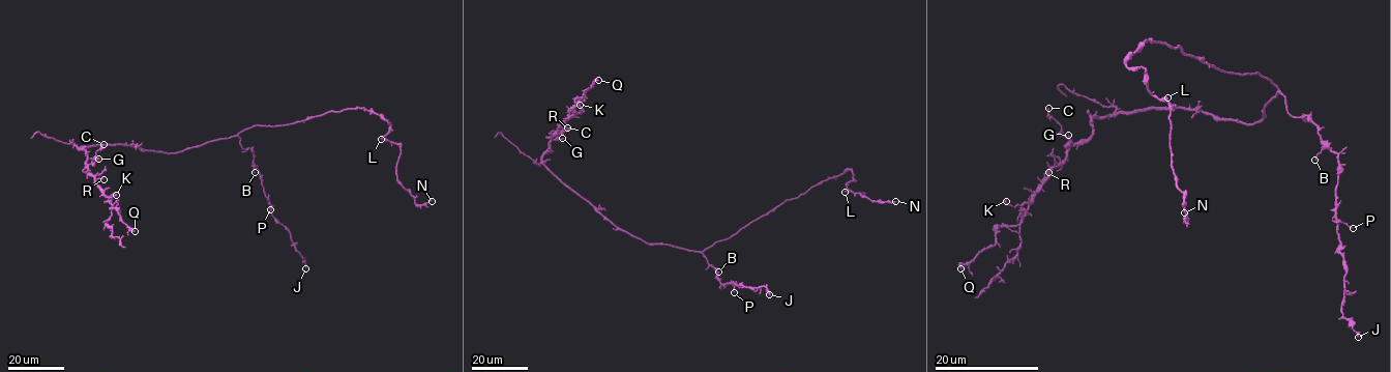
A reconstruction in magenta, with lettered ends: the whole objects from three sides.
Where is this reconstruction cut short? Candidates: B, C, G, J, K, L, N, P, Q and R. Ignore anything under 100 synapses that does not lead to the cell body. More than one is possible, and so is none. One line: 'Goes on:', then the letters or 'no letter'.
Goes on: no letter

